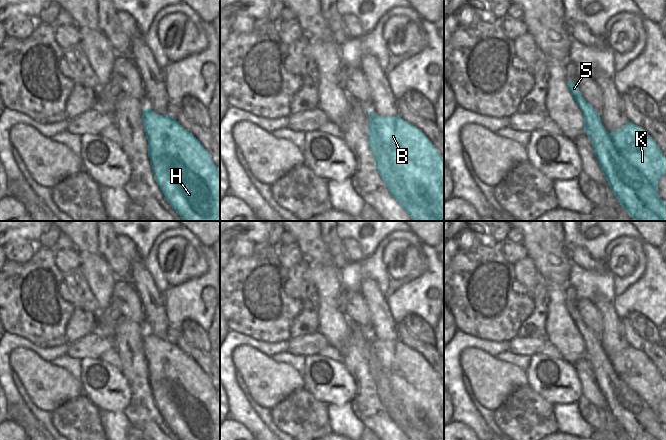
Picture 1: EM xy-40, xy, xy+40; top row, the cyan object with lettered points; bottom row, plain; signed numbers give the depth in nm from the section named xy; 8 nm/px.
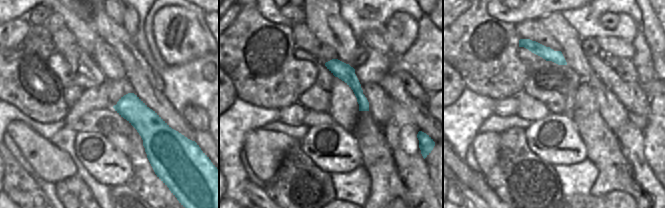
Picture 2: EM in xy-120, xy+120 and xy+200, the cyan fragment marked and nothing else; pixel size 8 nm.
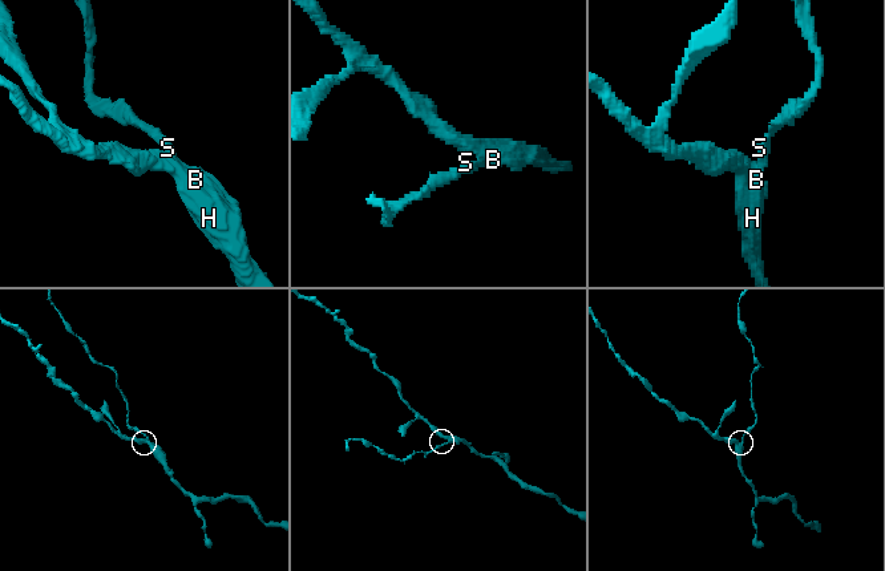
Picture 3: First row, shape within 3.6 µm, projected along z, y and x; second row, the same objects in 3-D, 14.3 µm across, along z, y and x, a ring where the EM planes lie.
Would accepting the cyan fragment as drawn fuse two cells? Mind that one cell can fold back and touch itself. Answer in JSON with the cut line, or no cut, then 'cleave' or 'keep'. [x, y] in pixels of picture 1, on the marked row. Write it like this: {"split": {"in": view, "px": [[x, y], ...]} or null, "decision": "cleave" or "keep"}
{"split": {"in": "xy+40", "px": [[602, 125], [598, 128], [590, 128], [586, 132]]}, "decision": "cleave"}

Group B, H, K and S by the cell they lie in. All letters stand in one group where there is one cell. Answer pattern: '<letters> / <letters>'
B H K / S

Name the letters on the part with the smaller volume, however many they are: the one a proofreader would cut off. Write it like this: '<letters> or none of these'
S

